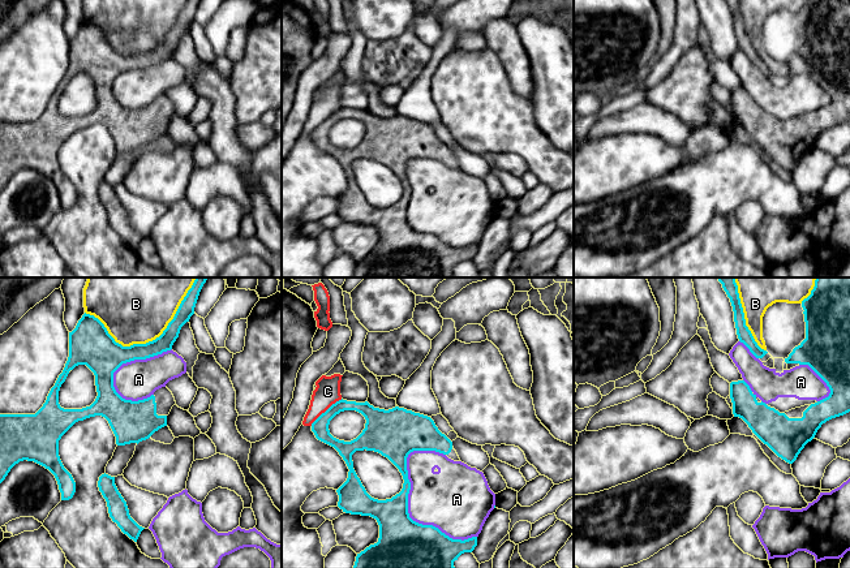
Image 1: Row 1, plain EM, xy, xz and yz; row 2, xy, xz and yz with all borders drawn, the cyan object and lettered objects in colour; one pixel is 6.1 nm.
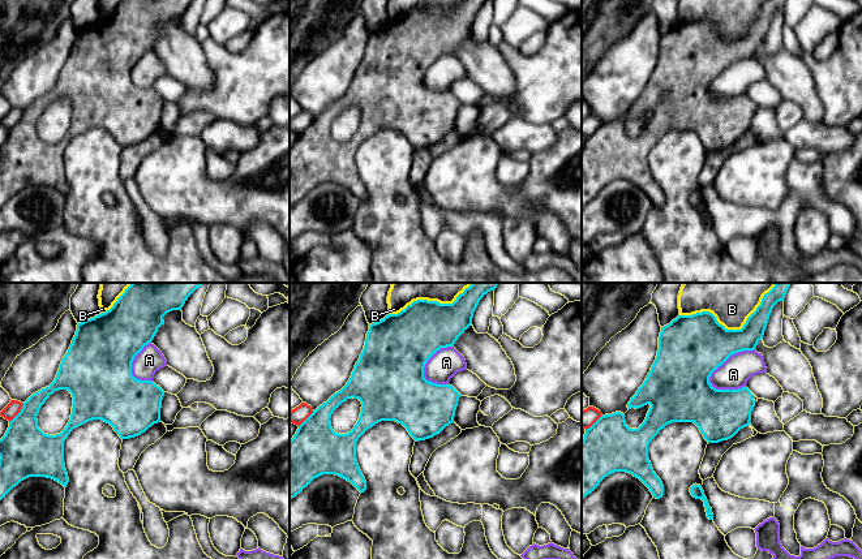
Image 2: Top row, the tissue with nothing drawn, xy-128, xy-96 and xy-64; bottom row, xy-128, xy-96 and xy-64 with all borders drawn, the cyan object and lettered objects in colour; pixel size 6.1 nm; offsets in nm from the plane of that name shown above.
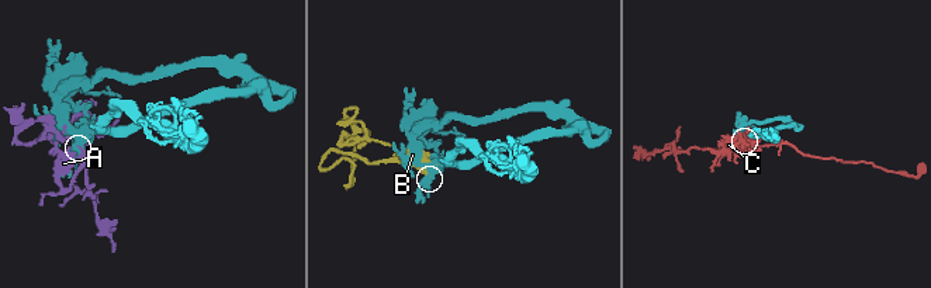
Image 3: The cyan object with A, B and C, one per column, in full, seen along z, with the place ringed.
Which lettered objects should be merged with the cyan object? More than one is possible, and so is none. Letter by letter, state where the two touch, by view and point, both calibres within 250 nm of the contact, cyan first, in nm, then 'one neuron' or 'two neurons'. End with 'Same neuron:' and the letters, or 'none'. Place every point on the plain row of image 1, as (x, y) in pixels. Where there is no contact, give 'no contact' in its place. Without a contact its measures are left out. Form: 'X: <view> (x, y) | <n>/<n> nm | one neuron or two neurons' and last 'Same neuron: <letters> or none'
A: xz (410, 226) | 440/360 nm | two neurons
B: xy (141, 52) | 240/320 nm | two neurons
C: xz (327, 117) | 100/160 nm | two neurons
Same neuron: none

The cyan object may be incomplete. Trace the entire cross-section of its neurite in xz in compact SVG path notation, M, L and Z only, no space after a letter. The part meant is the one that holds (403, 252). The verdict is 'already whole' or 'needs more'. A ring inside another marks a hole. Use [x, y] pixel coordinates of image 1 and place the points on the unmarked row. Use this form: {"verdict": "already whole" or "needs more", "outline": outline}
{"verdict": "needs more", "outline": "M342 107L312 132L312 139L318 149L334 155L349 177L347 189L336 198L338 215L345 221L370 224L379 233L378 250L357 262L353 277L455 277L454 270L475 258L477 245L452 248L438 236L409 225L408 163L435 159L460 169L452 150L430 125L399 115L385 119L368 109ZM344 119L356 119L366 128L362 141L351 150L334 146L329 138L330 129ZM364 158L381 162L399 177L404 188L399 202L378 208L366 201L352 169L352 163Z"}

